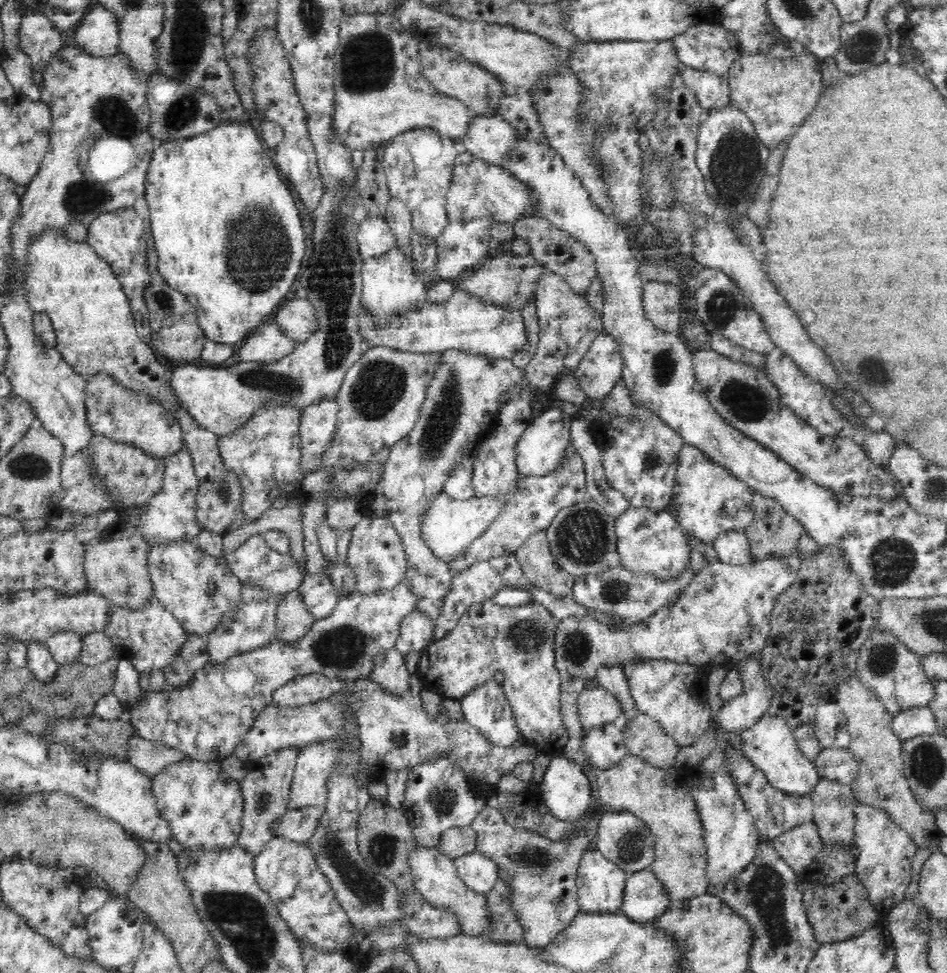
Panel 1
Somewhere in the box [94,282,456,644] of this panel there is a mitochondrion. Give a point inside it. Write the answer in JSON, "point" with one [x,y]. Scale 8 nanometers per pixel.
{"point":[380,384]}

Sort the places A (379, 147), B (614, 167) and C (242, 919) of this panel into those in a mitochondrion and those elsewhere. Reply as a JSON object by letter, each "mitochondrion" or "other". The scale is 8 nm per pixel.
{"A":"other","B":"mitochondrion","C":"mitochondrion"}

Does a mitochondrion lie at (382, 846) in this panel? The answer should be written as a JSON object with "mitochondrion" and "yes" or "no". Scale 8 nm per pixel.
{"mitochondrion":"yes"}

